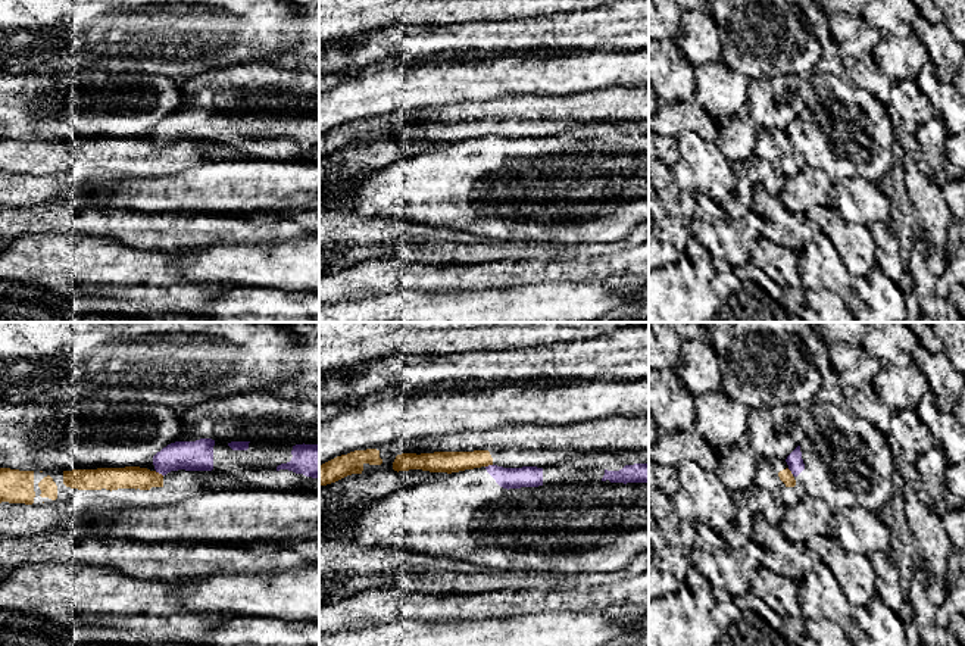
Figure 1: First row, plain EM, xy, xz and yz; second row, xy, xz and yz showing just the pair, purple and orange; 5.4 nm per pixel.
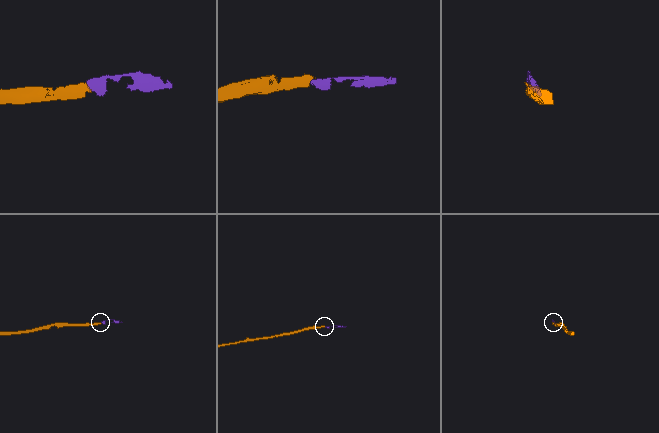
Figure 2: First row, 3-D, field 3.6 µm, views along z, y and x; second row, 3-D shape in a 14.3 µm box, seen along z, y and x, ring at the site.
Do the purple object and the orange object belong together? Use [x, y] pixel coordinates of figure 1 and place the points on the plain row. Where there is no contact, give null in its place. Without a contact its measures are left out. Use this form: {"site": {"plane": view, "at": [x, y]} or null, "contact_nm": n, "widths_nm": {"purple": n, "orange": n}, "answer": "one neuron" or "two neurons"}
{"site": {"plane": "xy", "at": [159, 143]}, "contact_nm": 50, "widths_nm": {"purple": 160, "orange": 130}, "answer": "two neurons"}

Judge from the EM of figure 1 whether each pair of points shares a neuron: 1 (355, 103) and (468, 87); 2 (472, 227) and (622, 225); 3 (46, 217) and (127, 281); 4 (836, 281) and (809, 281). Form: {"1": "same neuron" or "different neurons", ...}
{"1": "same neuron", "2": "same neuron", "3": "different neurons", "4": "same neuron"}

